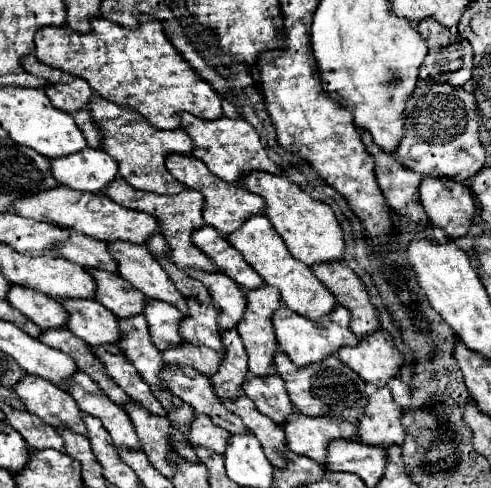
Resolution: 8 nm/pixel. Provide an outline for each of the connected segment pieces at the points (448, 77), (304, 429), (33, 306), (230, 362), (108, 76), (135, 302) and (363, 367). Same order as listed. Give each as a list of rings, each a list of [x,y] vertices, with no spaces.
[[[434,18],[420,20],[418,32],[428,42],[428,56],[420,66],[420,78],[440,78],[452,86],[470,80],[474,52],[466,40],[456,38],[454,30],[446,30]]]
[[[294,414],[286,424],[286,444],[290,450],[318,464],[326,462],[326,448],[332,440],[358,440],[358,426],[346,420],[326,420]]]
[[[12,286],[8,302],[42,330],[68,326],[70,314],[66,312],[66,308],[60,302],[42,296],[40,292],[30,292],[30,288],[22,288],[22,286]]]
[[[236,330],[222,332],[224,342],[224,362],[218,370],[218,376],[212,376],[214,390],[222,400],[236,400],[242,396],[242,384],[248,378],[248,356],[244,350],[244,344]]]
[[[142,16],[138,30],[94,18],[90,34],[70,32],[66,26],[48,26],[36,34],[34,42],[38,60],[84,78],[102,98],[138,110],[154,128],[178,130],[180,112],[190,112],[206,120],[222,116],[222,98],[218,92],[182,60],[180,52],[166,38],[162,24],[154,18]]]
[[[88,270],[96,284],[98,284],[98,302],[110,308],[114,316],[128,320],[138,314],[144,314],[146,308],[146,296],[138,292],[134,286],[130,286],[122,276],[102,272],[102,270]]]
[[[384,330],[364,336],[354,348],[340,348],[338,358],[350,366],[362,380],[382,388],[398,376],[404,356],[396,348],[392,336]]]

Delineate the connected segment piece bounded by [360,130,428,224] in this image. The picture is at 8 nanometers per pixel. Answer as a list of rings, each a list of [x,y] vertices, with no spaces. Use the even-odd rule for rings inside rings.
[[[360,130],[360,134],[362,134],[362,142],[364,142],[366,150],[374,156],[376,178],[378,178],[380,190],[382,190],[388,206],[394,212],[408,216],[412,222],[426,224],[428,218],[426,218],[424,210],[420,208],[420,202],[418,202],[418,184],[424,176],[402,166],[392,154],[378,148],[374,144],[370,132]]]

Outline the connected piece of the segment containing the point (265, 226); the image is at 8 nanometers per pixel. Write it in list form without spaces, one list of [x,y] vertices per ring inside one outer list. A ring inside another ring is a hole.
[[[264,214],[250,216],[248,222],[242,228],[238,228],[238,232],[226,236],[226,240],[252,264],[252,268],[264,278],[266,284],[276,286],[280,290],[284,306],[288,306],[296,314],[308,320],[320,320],[322,316],[332,314],[334,308],[338,306],[338,302],[334,300],[334,294],[326,290],[326,286],[314,276],[314,272],[306,264],[290,256],[282,236],[274,230],[274,226]]]

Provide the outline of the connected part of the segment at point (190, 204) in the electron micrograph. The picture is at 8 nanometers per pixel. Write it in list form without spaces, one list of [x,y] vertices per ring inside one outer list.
[[[118,176],[118,180],[110,188],[106,188],[104,194],[114,198],[114,202],[118,202],[120,206],[126,206],[132,210],[142,210],[142,212],[148,212],[150,216],[158,218],[160,230],[162,230],[166,242],[170,244],[170,258],[174,260],[174,264],[180,270],[188,270],[188,268],[204,270],[204,272],[216,272],[218,270],[216,264],[200,248],[196,248],[192,242],[192,234],[204,226],[204,218],[202,218],[204,196],[200,192],[188,190],[188,192],[182,192],[178,196],[162,196],[162,194],[154,194],[154,192],[136,190],[122,176]]]

